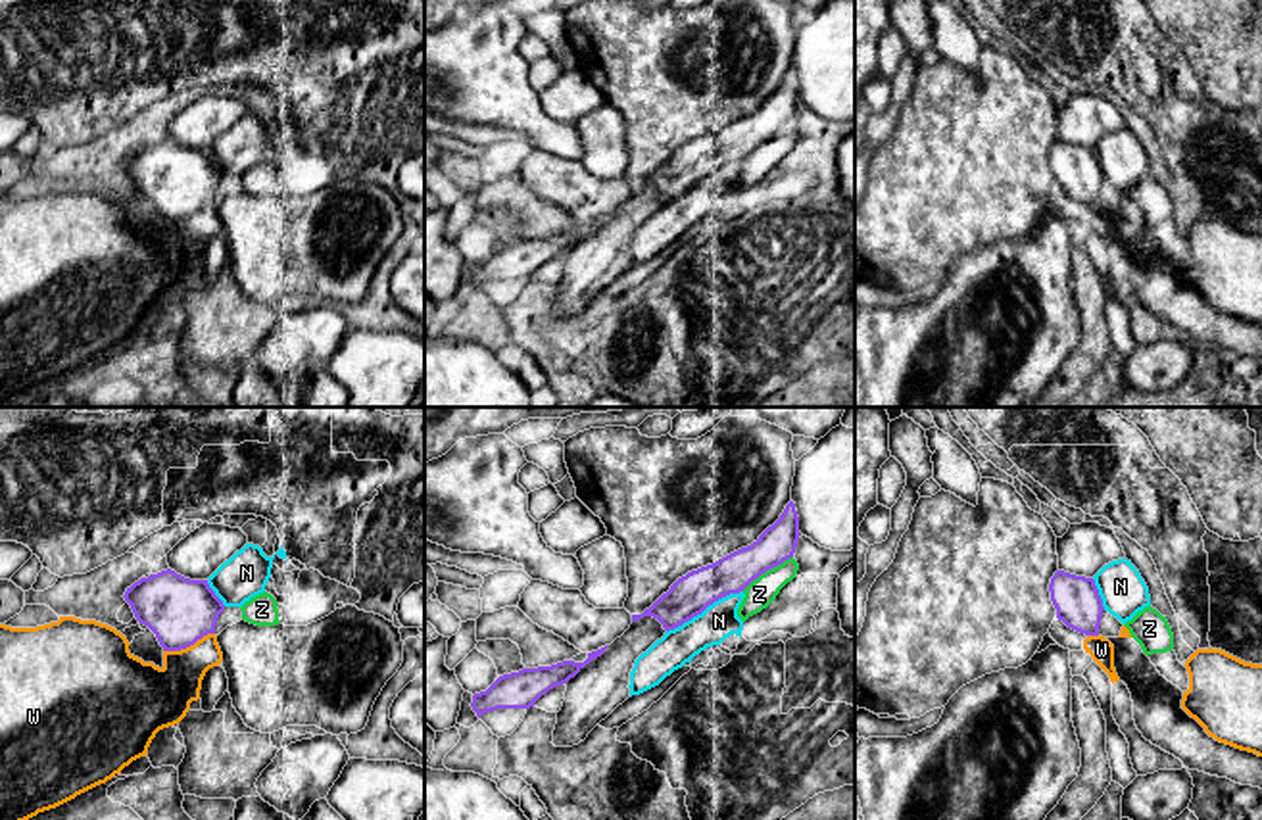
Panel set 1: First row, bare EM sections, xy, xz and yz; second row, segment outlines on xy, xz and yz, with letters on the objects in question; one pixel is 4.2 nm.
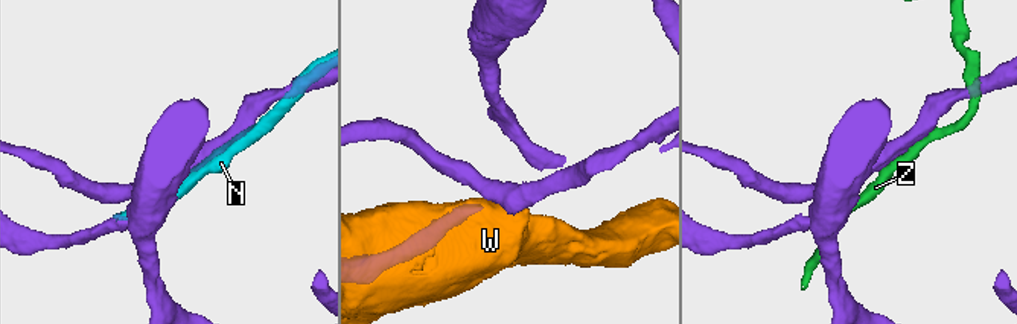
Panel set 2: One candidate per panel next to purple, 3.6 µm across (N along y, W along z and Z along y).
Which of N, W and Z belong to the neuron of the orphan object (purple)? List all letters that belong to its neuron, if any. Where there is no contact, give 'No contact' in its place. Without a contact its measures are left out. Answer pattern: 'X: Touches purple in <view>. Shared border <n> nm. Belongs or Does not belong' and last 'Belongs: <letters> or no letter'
N: Touches purple in xz. Shared border 360 nm. Belongs
W: Touches purple in xy. Shared border 240 nm. Does not belong
Z: Touches purple in xz. Shared border 260 nm. Does not belong
Belongs: N

